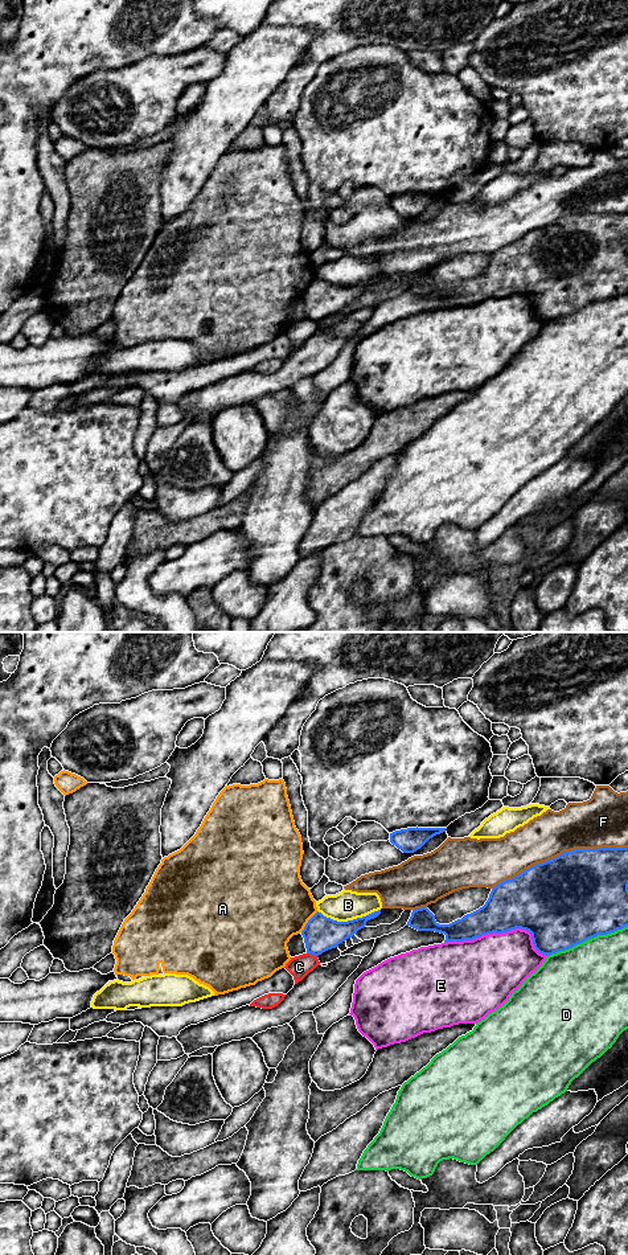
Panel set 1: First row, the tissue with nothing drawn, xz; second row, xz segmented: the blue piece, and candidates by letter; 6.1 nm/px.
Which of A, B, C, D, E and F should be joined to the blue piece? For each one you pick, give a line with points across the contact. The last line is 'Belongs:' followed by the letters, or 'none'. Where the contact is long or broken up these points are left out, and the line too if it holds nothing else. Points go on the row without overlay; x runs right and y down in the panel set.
Belongs: none

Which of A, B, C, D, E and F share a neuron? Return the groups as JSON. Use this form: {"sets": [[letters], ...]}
{"sets": [["A"], ["B"], ["C"], ["D"], ["E"], ["F"]]}

